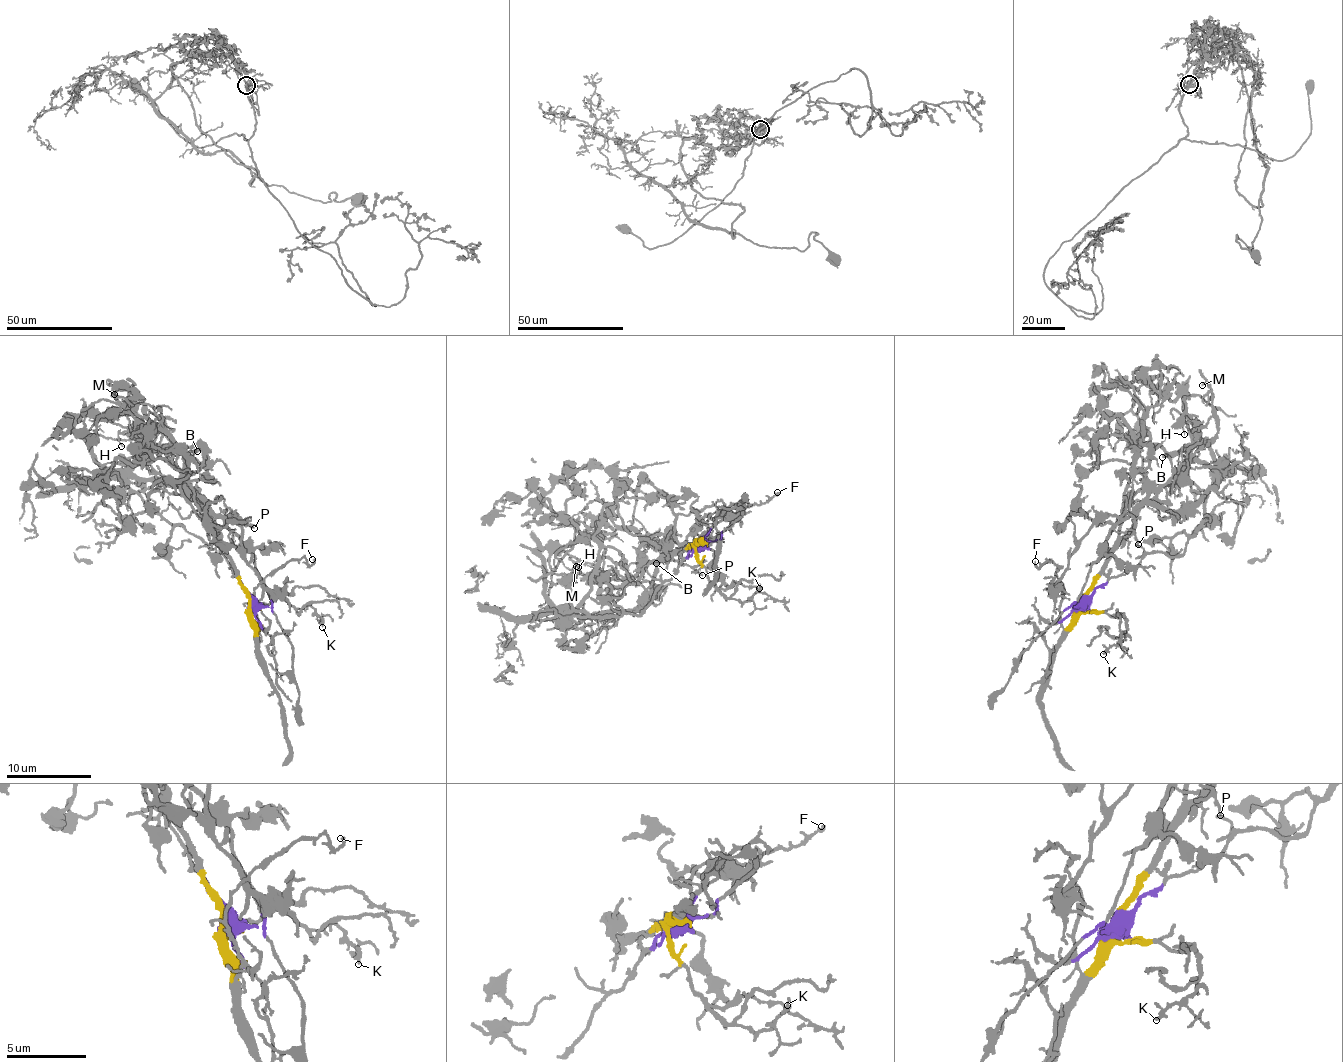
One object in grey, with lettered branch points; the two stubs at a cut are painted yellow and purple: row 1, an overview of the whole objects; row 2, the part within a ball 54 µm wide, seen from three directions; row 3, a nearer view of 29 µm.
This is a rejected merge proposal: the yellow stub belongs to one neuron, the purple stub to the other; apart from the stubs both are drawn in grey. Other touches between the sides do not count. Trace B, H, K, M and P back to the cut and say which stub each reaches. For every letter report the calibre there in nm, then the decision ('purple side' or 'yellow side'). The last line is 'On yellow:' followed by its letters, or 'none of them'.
B: 160 nm | yellow side
H: 110 nm | yellow side
K: 180 nm | yellow side
M: 120 nm | yellow side
P: 160 nm | yellow side
On yellow: B, H, K, M, P

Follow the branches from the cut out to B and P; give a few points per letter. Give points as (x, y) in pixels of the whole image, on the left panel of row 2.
B: (249, 606), (249, 598), (228, 550), (173, 458), (198, 451)
P: (249, 606), (249, 598), (214, 521), (225, 517), (254, 527)

